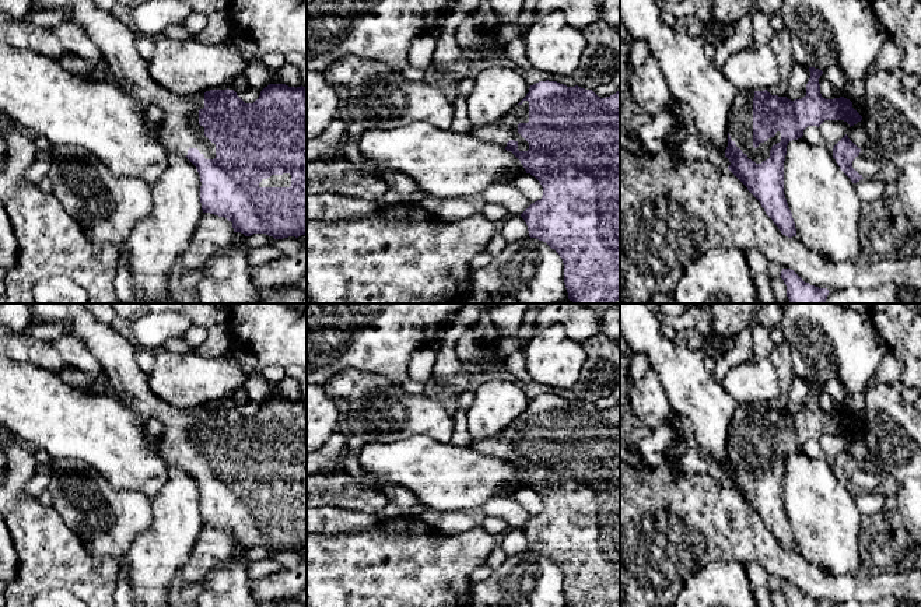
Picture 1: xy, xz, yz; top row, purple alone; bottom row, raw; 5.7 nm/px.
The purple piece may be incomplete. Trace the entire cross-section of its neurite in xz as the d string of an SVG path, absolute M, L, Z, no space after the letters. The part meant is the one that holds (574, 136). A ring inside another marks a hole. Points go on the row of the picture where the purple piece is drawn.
M557 81L530 85L526 97L504 117L487 126L472 126L470 134L511 151L535 176L543 196L521 217L530 238L546 242L564 263L564 283L574 304L614 304L620 299L620 88L600 98L592 90L567 87Z

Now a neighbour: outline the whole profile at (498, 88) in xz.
M505 60L495 62L493 66L479 71L474 77L474 87L466 97L472 126L487 126L504 117L526 97L529 88L525 73Z

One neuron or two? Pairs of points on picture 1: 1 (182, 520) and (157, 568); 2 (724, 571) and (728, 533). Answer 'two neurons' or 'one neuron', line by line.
1: one neuron
2: two neurons

